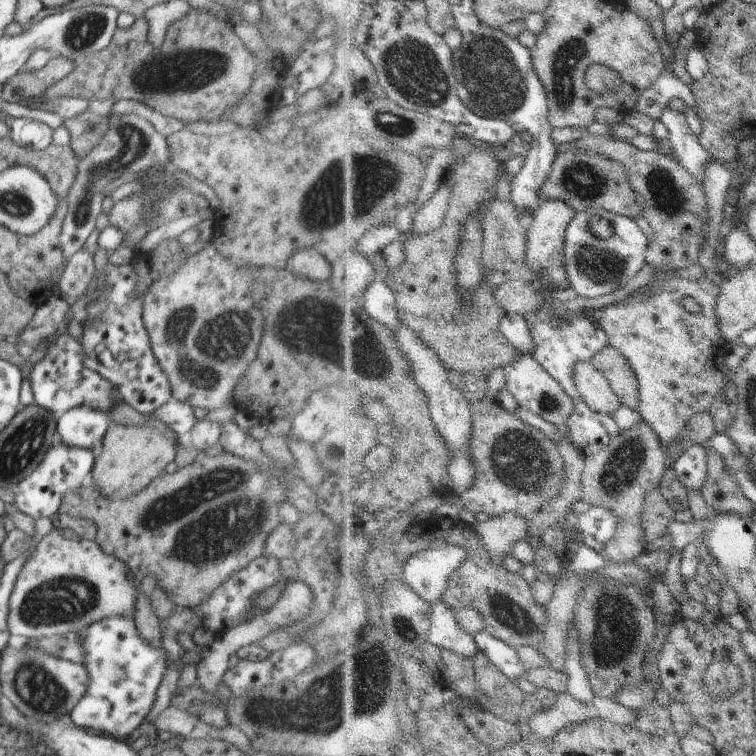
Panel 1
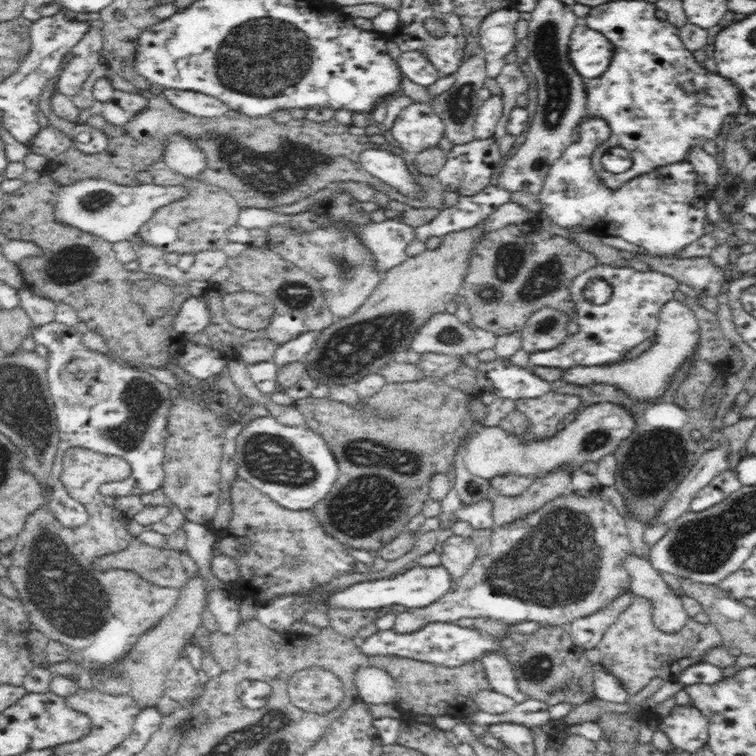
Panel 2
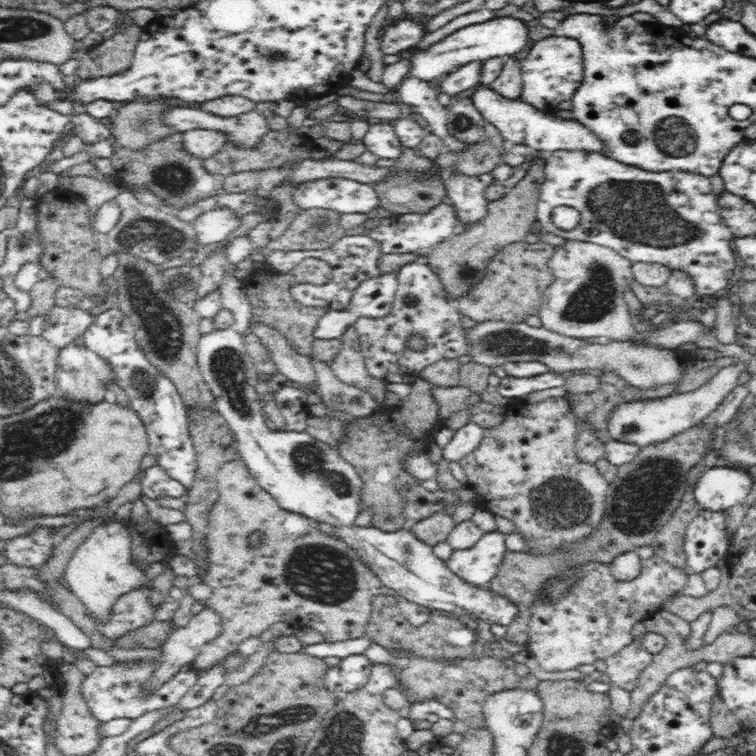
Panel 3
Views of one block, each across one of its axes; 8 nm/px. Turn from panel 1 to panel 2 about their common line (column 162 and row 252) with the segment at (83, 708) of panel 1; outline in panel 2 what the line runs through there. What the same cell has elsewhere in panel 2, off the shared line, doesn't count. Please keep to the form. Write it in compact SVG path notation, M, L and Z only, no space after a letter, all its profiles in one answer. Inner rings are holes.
M598 118L579 124L580 141L570 144L548 172L538 195L541 211L562 228L584 226L596 235L616 236L642 247L650 255L674 256L704 236L706 203L710 196L702 177L688 161L674 162L634 178L618 190L610 190L591 164L594 150L611 134L609 125Z

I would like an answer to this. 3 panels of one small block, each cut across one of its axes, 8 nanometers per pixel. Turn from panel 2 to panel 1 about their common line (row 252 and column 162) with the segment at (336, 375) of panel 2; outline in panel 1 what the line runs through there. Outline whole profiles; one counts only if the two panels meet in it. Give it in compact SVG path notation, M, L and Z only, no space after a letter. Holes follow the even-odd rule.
M147 416L142 426L112 424L105 433L100 454L95 458L95 466L90 478L95 488L104 498L124 500L132 494L144 490L164 473L167 464L176 458L178 435L170 426L158 418Z

